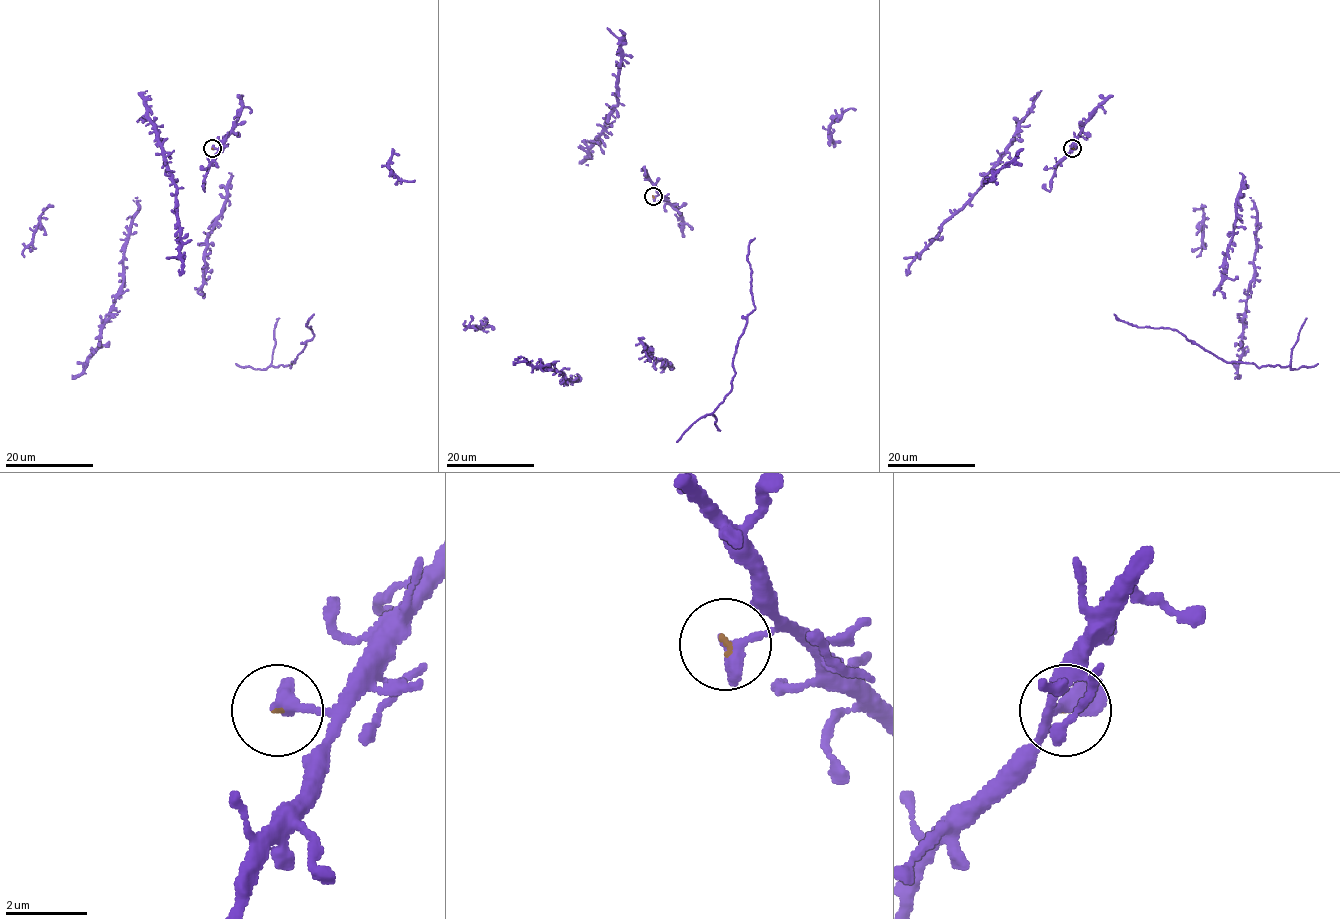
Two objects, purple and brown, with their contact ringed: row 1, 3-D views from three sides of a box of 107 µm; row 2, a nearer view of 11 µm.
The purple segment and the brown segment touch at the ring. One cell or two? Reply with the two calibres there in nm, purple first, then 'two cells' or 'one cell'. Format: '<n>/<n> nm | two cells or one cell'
550/60 nm | one cell

